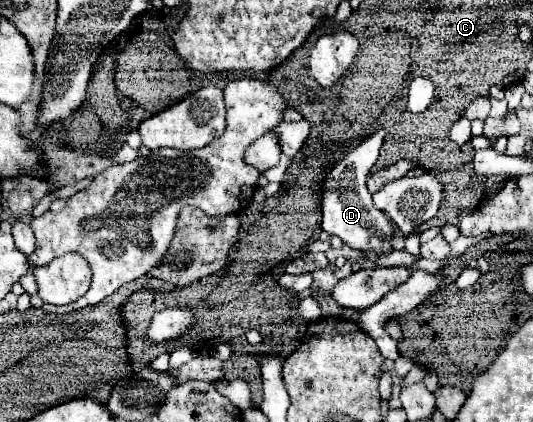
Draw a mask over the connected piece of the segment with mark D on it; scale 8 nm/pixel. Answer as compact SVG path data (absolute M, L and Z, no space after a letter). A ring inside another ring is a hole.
M377 130L373 136L355 144L347 152L347 156L337 166L333 166L331 172L327 174L327 180L337 182L337 186L331 186L329 182L323 186L323 196L321 196L323 222L321 222L321 228L331 236L339 236L343 240L343 244L347 244L349 248L353 248L357 252L375 252L375 254L393 252L393 246L391 246L391 240L395 234L393 224L389 222L387 214L383 214L381 210L375 208L375 204L371 200L371 192L365 186L369 170L379 156L379 148L383 144L383 138L385 138L385 130Z

